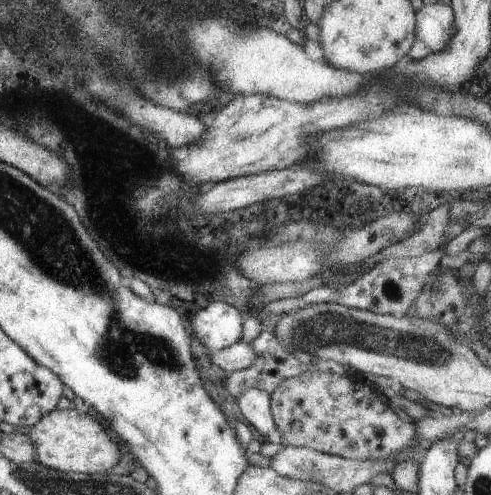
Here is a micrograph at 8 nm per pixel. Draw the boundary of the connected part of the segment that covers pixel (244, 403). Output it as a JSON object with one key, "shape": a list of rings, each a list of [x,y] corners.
{"shape":[[[249,389],[242,393],[237,403],[247,425],[254,426],[257,434],[267,441],[270,432],[277,428],[271,411],[271,395],[260,389]]]}

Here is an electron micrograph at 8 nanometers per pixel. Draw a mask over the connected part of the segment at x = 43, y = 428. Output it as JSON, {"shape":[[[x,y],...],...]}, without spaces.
{"shape":[[[76,407],[48,412],[30,428],[28,434],[35,445],[35,458],[32,461],[59,472],[105,474],[120,460],[120,448],[110,438],[106,428],[89,413],[84,414]]]}

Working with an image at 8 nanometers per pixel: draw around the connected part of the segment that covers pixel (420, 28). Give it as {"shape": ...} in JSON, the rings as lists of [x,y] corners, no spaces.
{"shape":[[[440,1],[424,5],[415,17],[415,41],[407,52],[409,59],[419,61],[444,50],[456,34],[453,8]]]}

